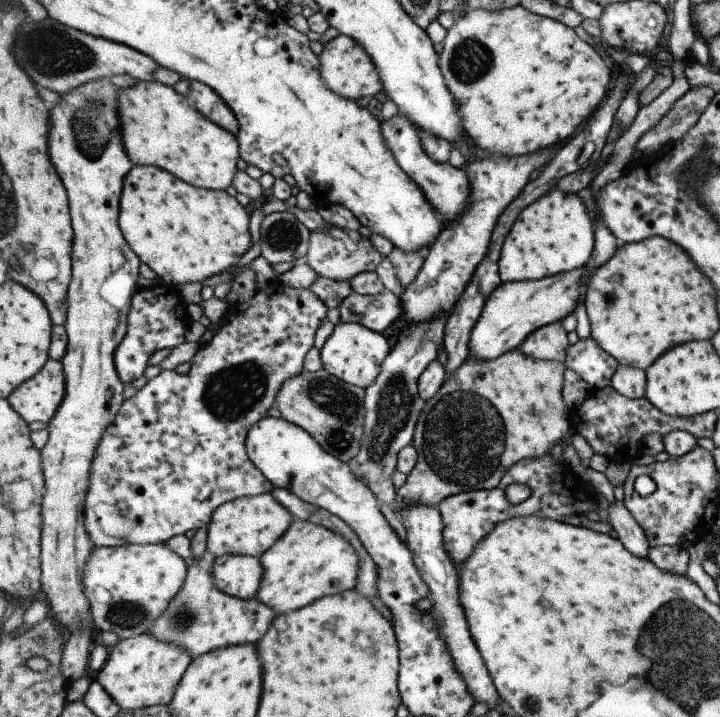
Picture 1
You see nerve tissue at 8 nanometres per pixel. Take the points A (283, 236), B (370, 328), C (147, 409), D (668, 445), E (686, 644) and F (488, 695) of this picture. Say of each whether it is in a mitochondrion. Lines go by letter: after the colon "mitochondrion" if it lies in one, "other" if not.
A: mitochondrion
B: other
C: other
D: other
E: mitochondrion
F: other

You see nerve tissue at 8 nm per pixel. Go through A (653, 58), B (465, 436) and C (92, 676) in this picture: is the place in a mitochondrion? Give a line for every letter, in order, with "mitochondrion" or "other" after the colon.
A: other
B: mitochondrion
C: other

